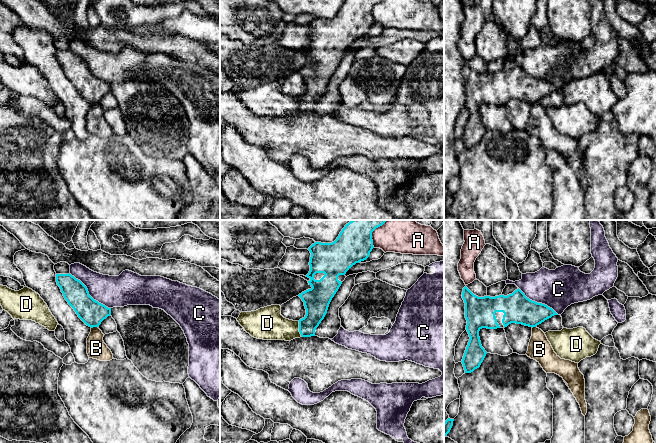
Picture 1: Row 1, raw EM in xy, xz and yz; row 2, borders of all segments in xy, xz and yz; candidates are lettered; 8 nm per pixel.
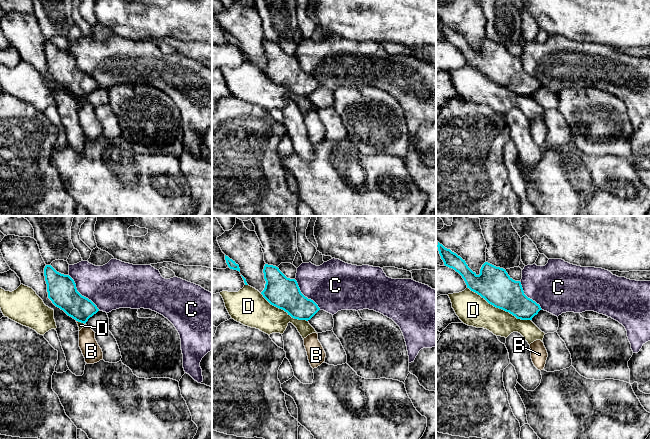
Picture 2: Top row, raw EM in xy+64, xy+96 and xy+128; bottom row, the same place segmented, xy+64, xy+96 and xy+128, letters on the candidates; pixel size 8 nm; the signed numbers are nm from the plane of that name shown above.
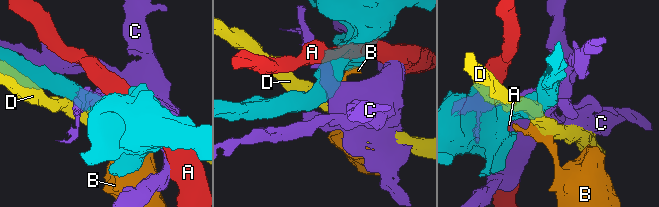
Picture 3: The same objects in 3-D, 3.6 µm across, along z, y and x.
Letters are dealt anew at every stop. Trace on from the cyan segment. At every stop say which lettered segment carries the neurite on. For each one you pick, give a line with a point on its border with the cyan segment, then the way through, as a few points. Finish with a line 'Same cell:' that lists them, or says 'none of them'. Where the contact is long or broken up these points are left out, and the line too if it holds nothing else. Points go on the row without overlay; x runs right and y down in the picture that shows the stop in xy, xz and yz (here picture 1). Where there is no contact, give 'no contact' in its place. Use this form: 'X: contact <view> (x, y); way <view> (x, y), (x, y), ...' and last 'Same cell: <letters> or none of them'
Same cell: none of them

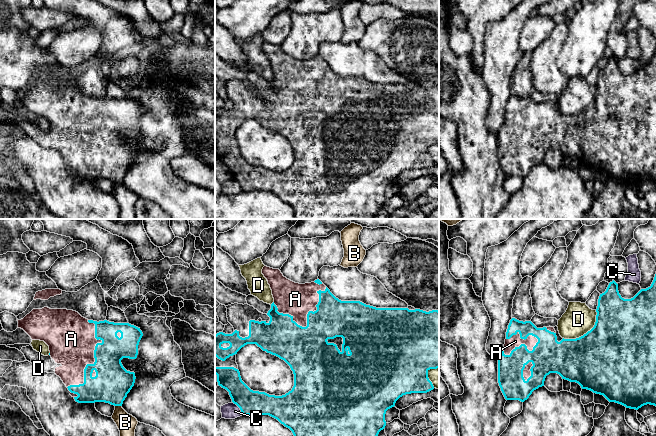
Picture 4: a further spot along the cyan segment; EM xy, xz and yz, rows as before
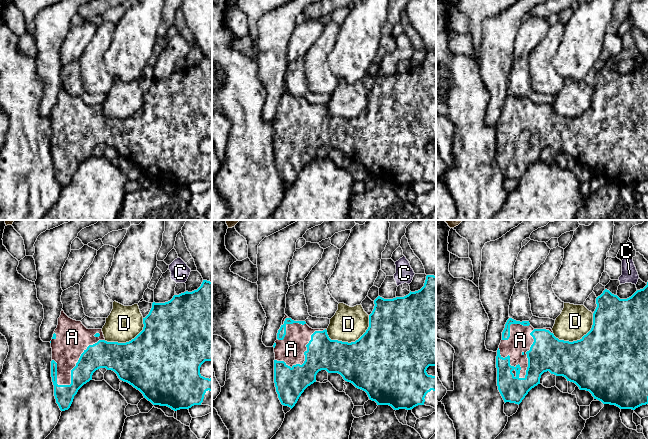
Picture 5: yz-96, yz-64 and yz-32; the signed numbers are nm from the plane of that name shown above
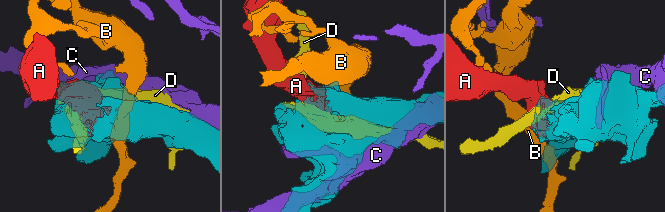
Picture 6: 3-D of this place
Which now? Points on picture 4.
A: contact xy (94, 133)
Same cell: A

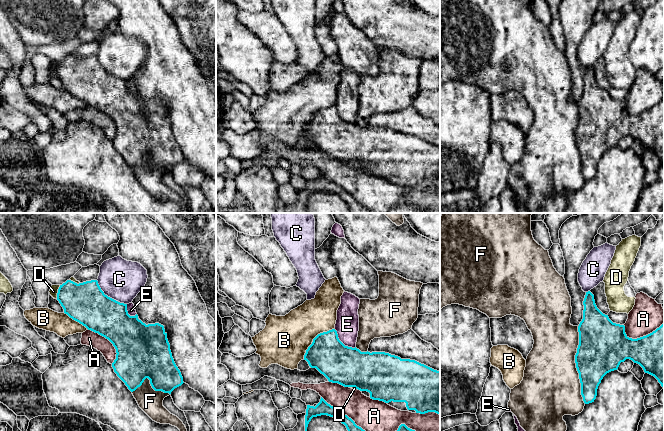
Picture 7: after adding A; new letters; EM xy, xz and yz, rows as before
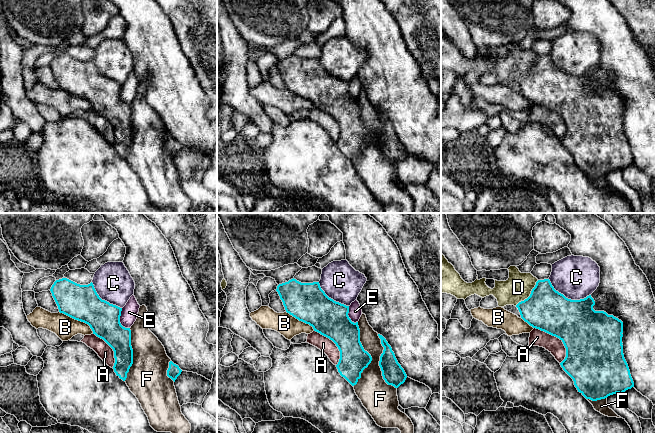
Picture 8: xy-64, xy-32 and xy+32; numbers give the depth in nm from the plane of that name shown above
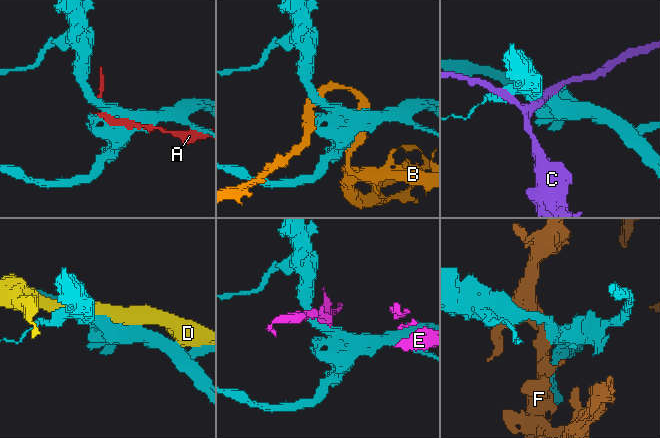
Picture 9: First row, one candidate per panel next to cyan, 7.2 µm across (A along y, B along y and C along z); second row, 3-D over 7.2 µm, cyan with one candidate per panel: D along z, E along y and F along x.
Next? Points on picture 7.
Same cell: none of them

